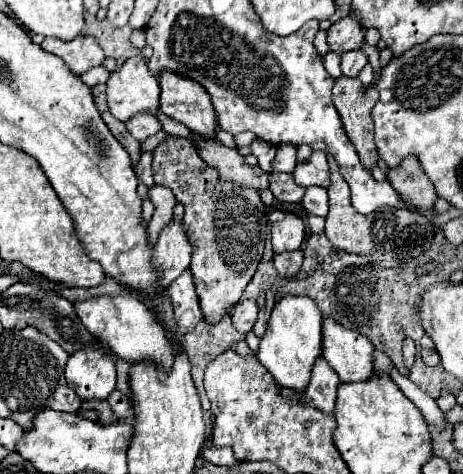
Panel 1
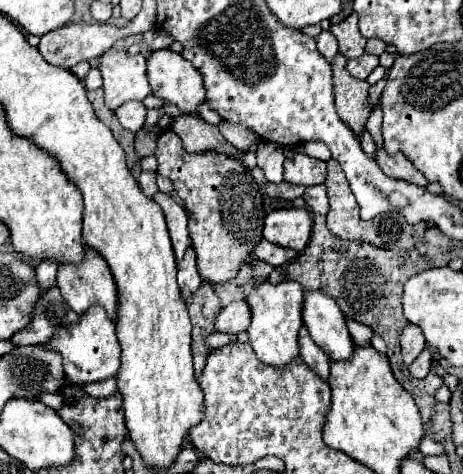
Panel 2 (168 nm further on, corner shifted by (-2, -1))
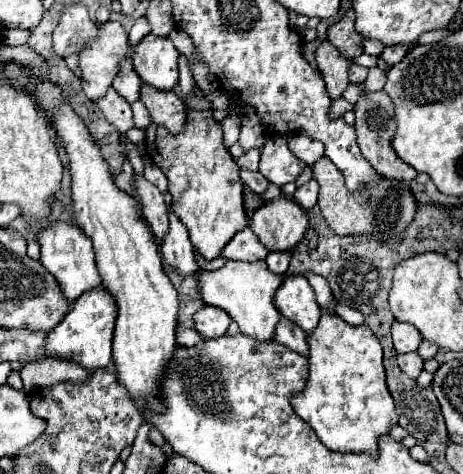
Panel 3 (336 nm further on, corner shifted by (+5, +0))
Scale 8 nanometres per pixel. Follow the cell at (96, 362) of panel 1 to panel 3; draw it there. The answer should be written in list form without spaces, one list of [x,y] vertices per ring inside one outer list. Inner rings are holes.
[[[91,290],[89,294],[81,294],[69,314],[45,334],[45,352],[51,356],[65,358],[69,362],[75,362],[89,372],[95,372],[99,368],[107,368],[111,362],[111,338],[113,338],[113,324],[115,324],[115,302],[113,298],[103,290]]]

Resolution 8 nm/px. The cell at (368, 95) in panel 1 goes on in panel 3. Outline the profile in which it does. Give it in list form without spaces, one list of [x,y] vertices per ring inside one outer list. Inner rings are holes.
[[[321,42],[319,48],[315,50],[315,60],[317,68],[321,70],[325,84],[327,84],[327,94],[331,100],[337,100],[343,96],[345,88],[349,86],[347,78],[347,66],[349,60],[339,54],[339,50],[331,42]]]

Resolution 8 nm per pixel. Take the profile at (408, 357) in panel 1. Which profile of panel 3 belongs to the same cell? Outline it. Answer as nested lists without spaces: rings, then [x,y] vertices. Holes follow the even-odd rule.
[[[397,320],[391,326],[391,336],[393,336],[393,346],[397,354],[415,352],[423,340],[421,334],[411,324],[401,324]]]

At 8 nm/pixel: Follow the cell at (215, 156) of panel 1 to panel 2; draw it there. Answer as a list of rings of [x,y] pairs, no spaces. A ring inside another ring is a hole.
[[[178,115],[170,119],[170,129],[182,139],[182,145],[190,153],[222,151],[234,159],[242,159],[242,151],[232,147],[218,131],[216,125],[206,123],[200,115]]]

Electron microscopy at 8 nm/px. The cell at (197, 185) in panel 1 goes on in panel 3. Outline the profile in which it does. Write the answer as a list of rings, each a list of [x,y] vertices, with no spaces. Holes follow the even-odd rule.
[[[191,98],[187,110],[189,124],[177,136],[169,134],[163,126],[151,124],[145,136],[145,150],[151,162],[167,176],[169,194],[173,196],[171,210],[187,226],[197,254],[213,260],[221,256],[221,250],[239,230],[249,226],[243,208],[243,182],[239,178],[239,166],[223,146],[223,134],[219,122],[211,116],[209,102],[205,98]]]

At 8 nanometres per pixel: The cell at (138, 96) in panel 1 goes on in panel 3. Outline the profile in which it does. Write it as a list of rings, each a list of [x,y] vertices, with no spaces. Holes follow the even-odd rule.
[[[119,22],[103,24],[99,36],[79,52],[83,90],[91,100],[99,100],[111,88],[129,52],[129,40]]]

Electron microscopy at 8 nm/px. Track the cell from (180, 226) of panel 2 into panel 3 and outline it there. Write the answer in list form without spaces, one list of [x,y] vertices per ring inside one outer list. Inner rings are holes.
[[[135,176],[135,186],[141,198],[141,208],[145,220],[149,220],[149,226],[155,234],[155,238],[161,242],[169,230],[169,208],[165,204],[163,194],[159,192],[157,186],[147,182],[145,178]]]

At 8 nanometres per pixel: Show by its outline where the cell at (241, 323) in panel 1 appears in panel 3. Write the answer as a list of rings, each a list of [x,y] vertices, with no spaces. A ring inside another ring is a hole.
[[[205,306],[201,308],[195,316],[195,330],[203,336],[203,338],[217,338],[223,336],[231,324],[231,318],[225,310],[215,308],[215,306]]]

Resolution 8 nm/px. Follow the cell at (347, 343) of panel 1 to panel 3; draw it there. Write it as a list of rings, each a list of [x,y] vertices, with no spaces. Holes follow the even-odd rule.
[[[305,276],[285,278],[281,290],[277,290],[275,306],[285,318],[295,322],[303,332],[311,334],[321,318],[321,306],[317,304],[315,290]]]

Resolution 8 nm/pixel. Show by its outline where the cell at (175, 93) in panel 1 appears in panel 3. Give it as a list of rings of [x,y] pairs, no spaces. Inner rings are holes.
[[[155,34],[145,36],[133,48],[133,68],[139,78],[157,88],[157,90],[173,90],[179,82],[177,68],[179,52],[169,38],[159,38]]]

